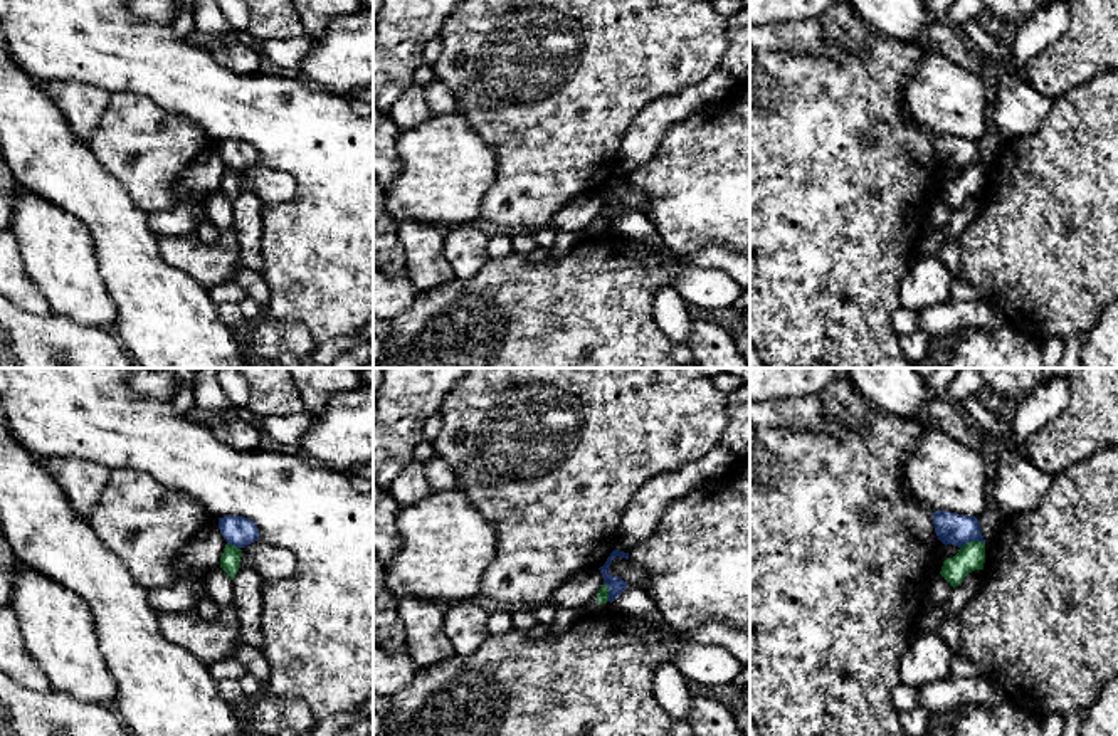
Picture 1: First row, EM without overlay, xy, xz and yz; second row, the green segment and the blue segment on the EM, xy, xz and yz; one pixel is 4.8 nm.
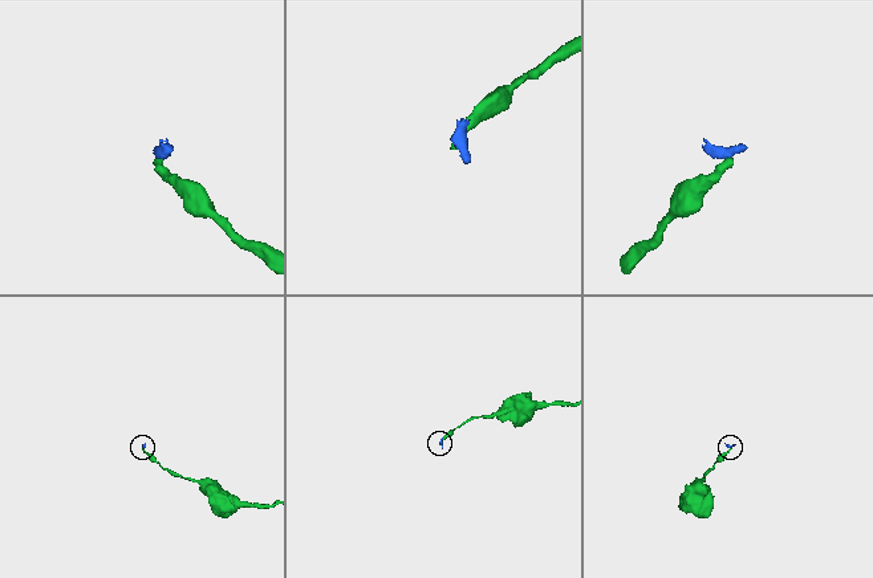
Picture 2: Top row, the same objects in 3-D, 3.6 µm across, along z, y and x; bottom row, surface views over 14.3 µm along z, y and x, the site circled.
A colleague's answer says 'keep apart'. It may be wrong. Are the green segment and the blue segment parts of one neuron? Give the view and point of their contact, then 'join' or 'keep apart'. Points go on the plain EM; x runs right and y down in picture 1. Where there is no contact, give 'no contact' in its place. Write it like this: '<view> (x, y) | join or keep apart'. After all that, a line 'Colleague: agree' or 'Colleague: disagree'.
yz (972, 165) | keep apart
Colleague: agree

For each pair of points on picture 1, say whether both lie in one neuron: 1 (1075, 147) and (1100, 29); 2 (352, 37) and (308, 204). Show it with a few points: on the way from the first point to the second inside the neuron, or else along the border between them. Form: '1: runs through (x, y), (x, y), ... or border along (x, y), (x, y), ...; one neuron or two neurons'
1: border along (1100, 73), (1054, 98); two neurons
2: border along (308, 79), (348, 98); two neurons

